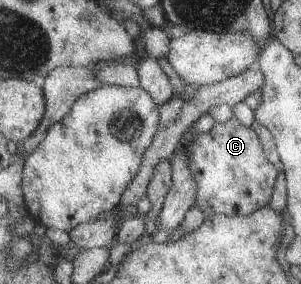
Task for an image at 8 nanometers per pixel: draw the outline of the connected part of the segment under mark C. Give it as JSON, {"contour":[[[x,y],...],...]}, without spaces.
{"contour":[[[234,117],[226,124],[215,124],[209,132],[199,133],[189,147],[189,163],[199,184],[196,206],[203,208],[208,218],[215,214],[251,215],[268,206],[279,176],[279,170],[265,154],[259,134]]]}

